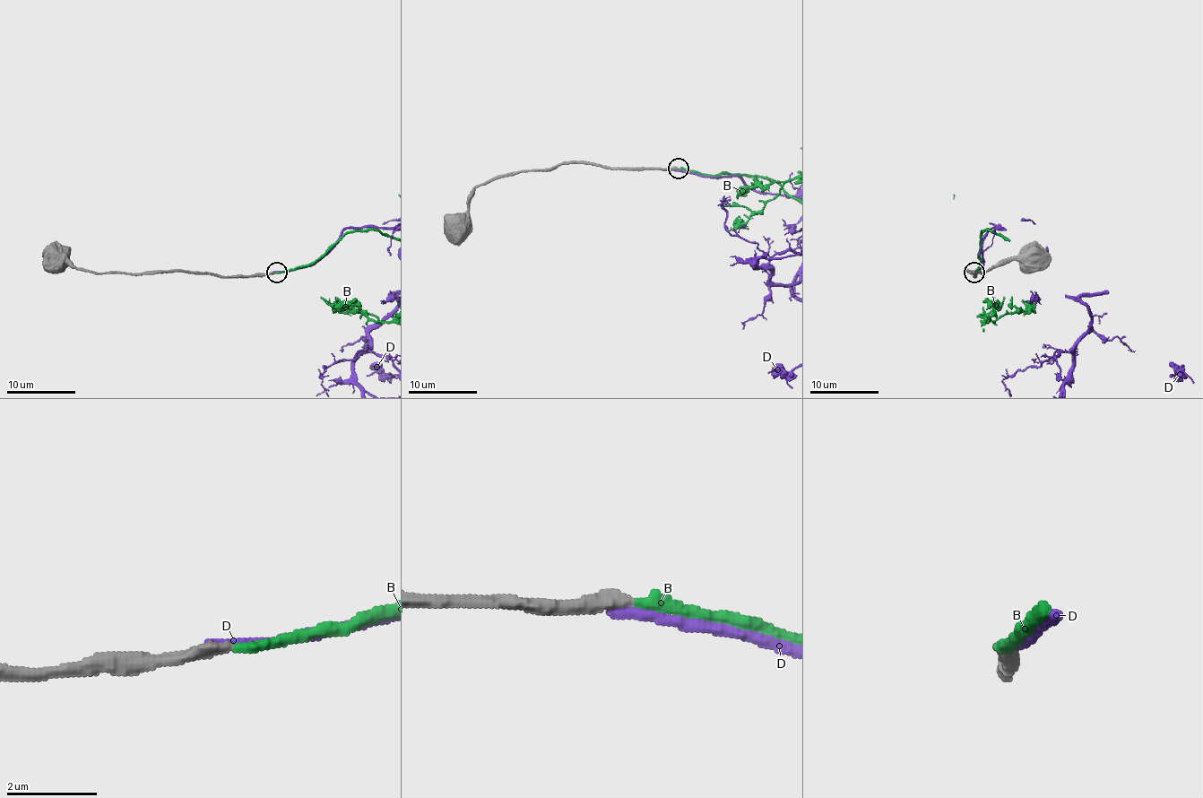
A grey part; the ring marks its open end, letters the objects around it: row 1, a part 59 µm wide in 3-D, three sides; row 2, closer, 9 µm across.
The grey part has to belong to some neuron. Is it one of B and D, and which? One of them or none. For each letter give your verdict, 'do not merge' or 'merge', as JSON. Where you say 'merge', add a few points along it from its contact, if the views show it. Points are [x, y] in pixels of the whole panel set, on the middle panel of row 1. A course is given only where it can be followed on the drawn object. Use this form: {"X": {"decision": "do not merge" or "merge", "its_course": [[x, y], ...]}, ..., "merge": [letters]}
{"B": {"decision": "merge"}, "D": {"decision": "do not merge"}, "merge": ["B"]}

